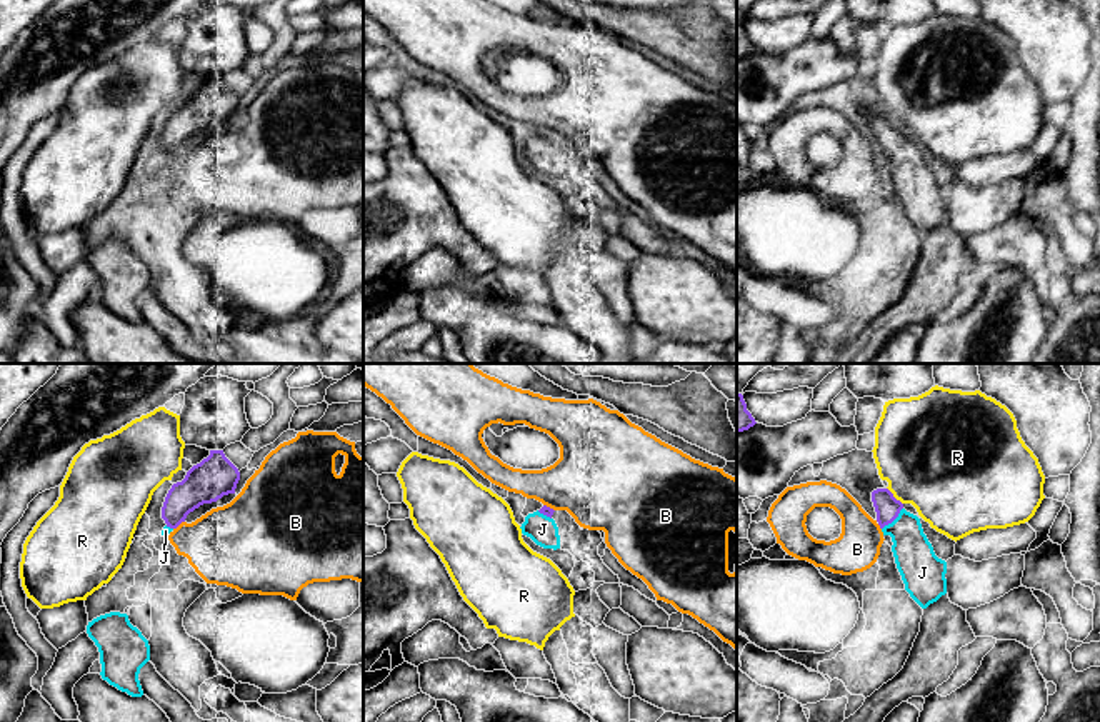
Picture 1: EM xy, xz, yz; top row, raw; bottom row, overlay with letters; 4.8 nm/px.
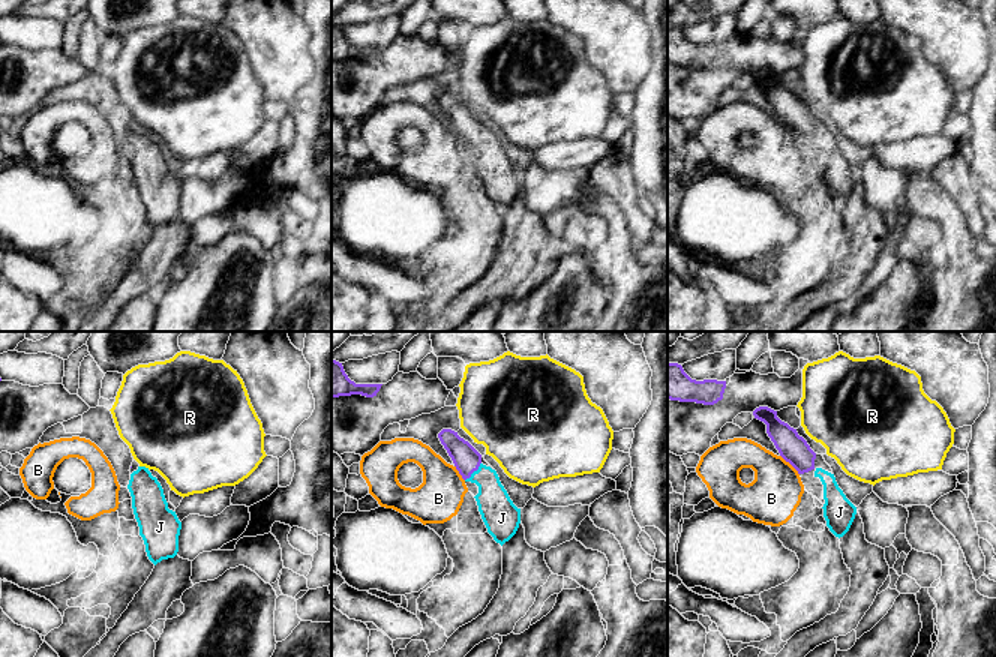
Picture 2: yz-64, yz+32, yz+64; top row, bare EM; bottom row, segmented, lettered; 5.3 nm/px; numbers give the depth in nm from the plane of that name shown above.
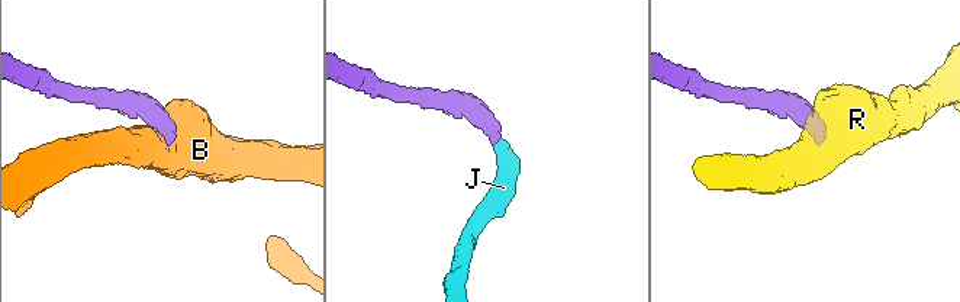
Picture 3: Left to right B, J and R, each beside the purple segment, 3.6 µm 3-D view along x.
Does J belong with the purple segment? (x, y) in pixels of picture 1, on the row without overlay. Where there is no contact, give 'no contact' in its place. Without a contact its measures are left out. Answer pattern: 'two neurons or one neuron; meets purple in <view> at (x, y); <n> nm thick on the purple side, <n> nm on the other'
one neuron; meets purple in yz at (894, 145); 120 nm thick on the purple side, 190 nm on the other

